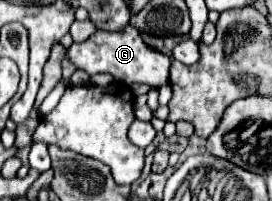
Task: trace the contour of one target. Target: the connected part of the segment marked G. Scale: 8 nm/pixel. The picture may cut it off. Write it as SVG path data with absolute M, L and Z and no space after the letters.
M128 26L122 32L104 32L104 30L96 30L88 40L80 42L80 44L72 44L68 48L68 56L70 60L76 64L76 68L86 70L88 74L100 74L100 72L108 72L114 76L116 82L120 84L148 84L150 88L162 88L168 84L168 74L170 74L170 62L172 58L164 52L154 50L152 46L148 46L140 32L134 26Z

